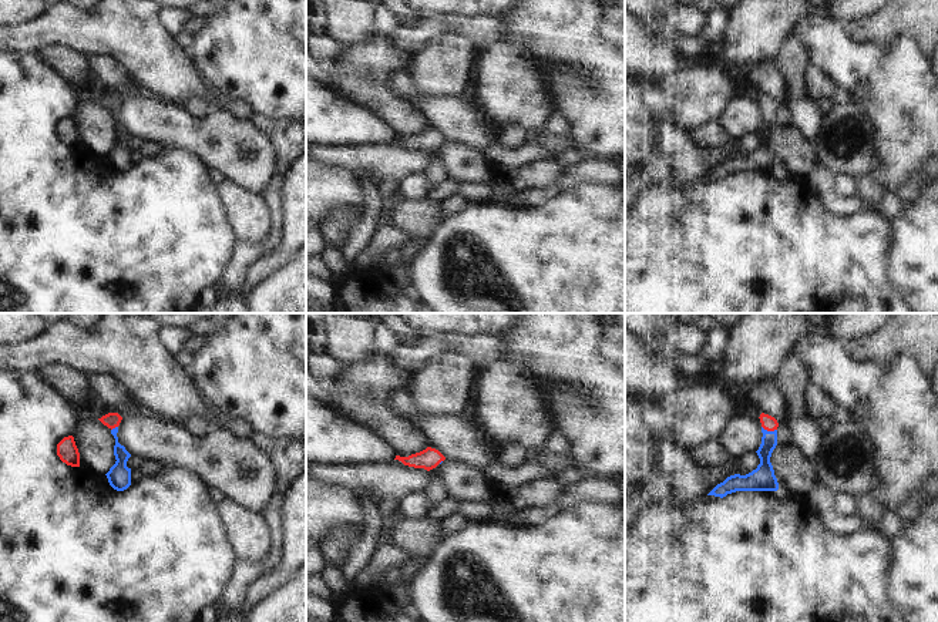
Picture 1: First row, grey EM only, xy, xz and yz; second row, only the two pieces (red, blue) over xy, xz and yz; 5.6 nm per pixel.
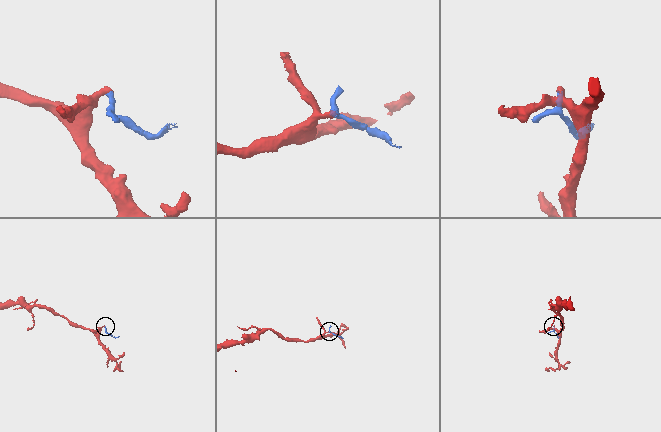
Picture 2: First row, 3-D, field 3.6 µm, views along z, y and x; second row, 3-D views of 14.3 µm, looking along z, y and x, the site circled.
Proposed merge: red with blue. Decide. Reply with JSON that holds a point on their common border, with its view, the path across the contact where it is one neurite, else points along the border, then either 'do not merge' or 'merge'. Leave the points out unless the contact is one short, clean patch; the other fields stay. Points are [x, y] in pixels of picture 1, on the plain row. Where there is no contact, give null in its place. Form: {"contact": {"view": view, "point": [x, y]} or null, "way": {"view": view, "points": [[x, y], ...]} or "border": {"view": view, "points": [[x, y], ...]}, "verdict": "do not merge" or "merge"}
{"contact": {"view": "yz", "point": [769, 111]}, "way": {"view": "yz", "points": [[769, 104], [769, 111], [765, 155]]}, "verdict": "merge"}

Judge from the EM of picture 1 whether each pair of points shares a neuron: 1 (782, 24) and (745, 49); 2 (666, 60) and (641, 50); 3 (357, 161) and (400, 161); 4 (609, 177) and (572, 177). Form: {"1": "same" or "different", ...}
{"1": "same", "2": "same", "3": "same", "4": "same"}

